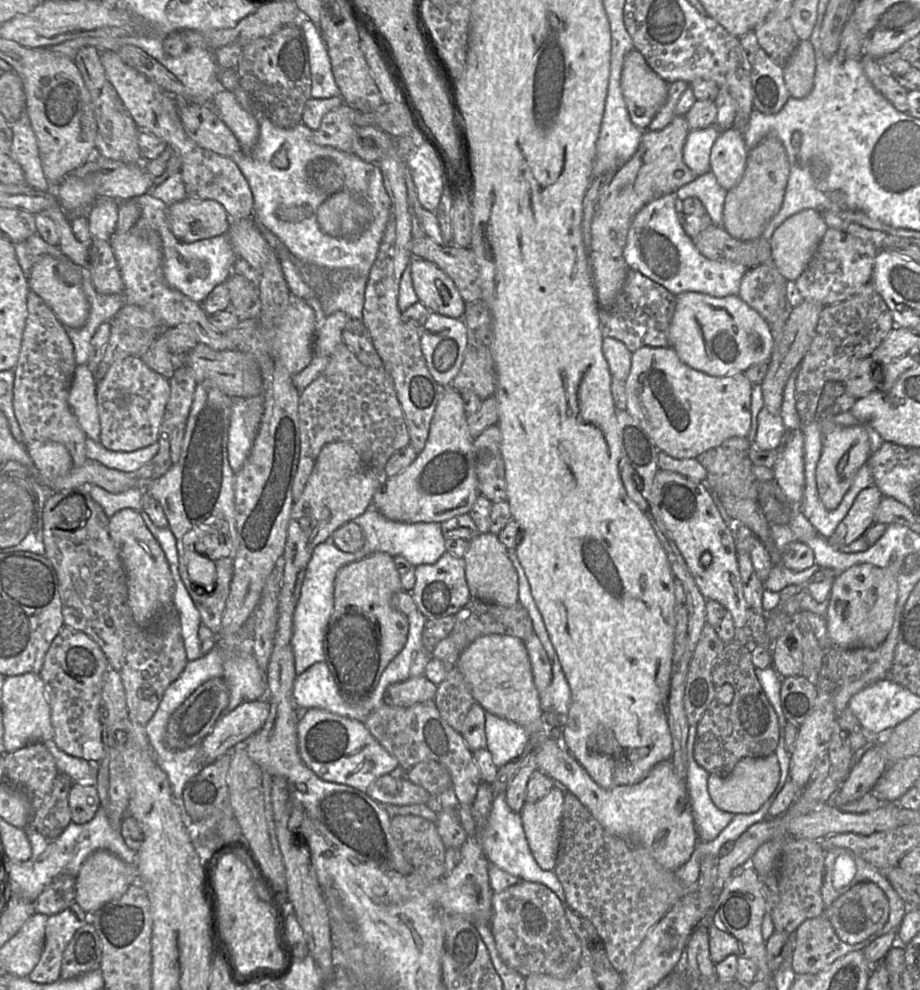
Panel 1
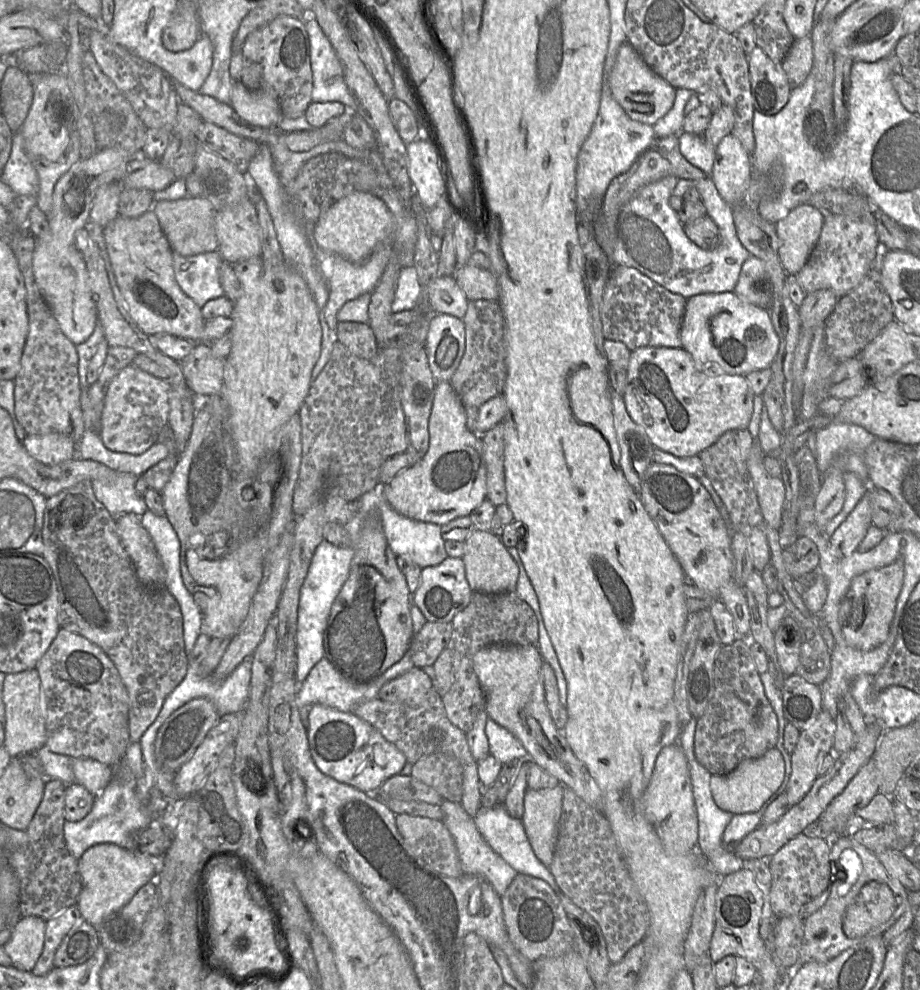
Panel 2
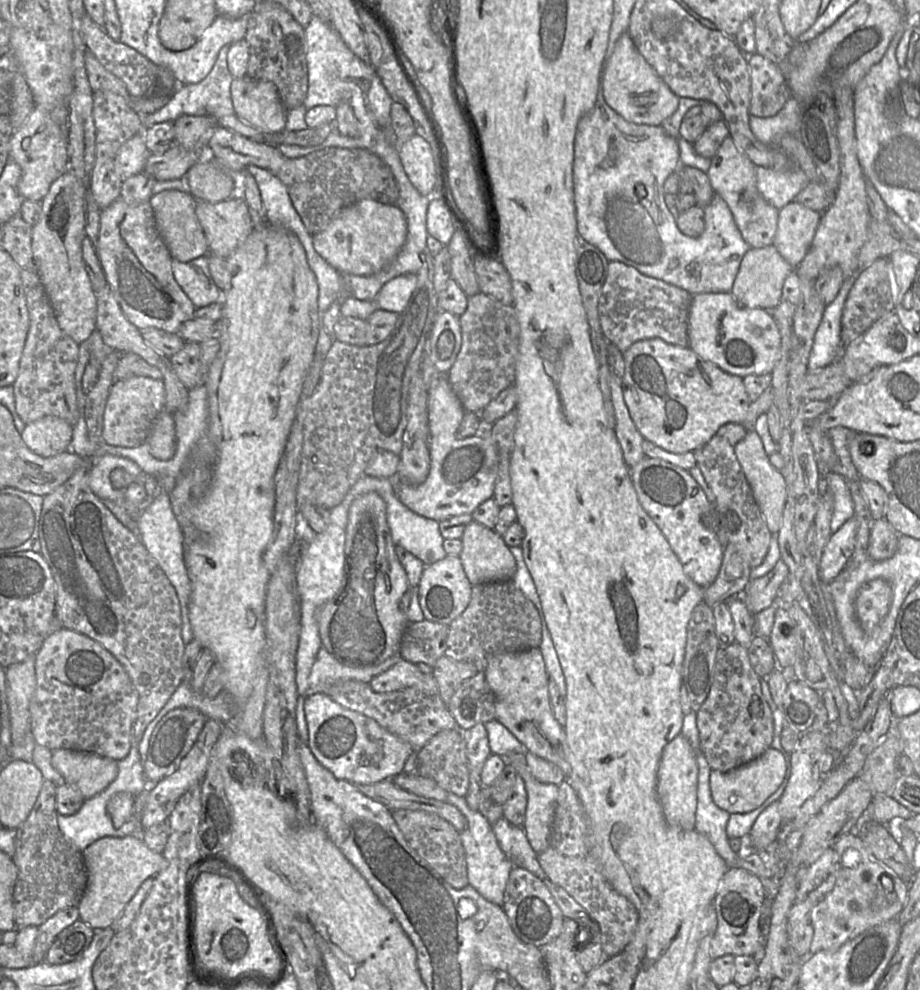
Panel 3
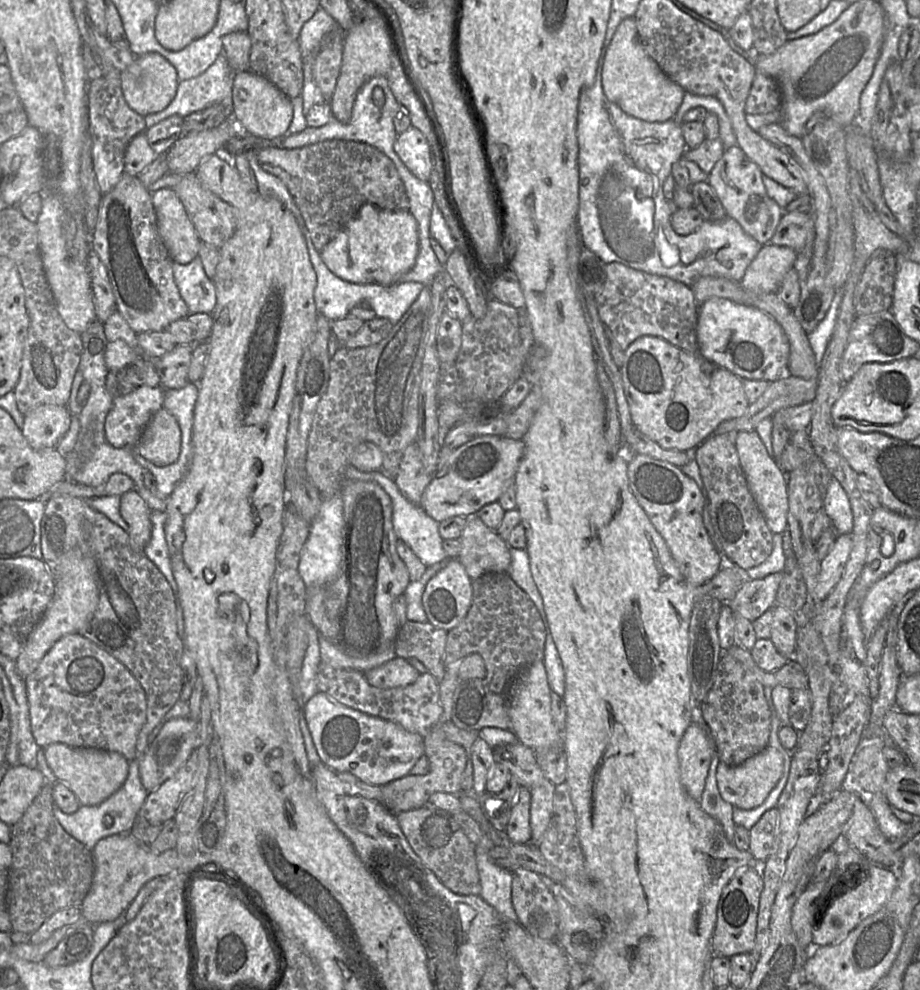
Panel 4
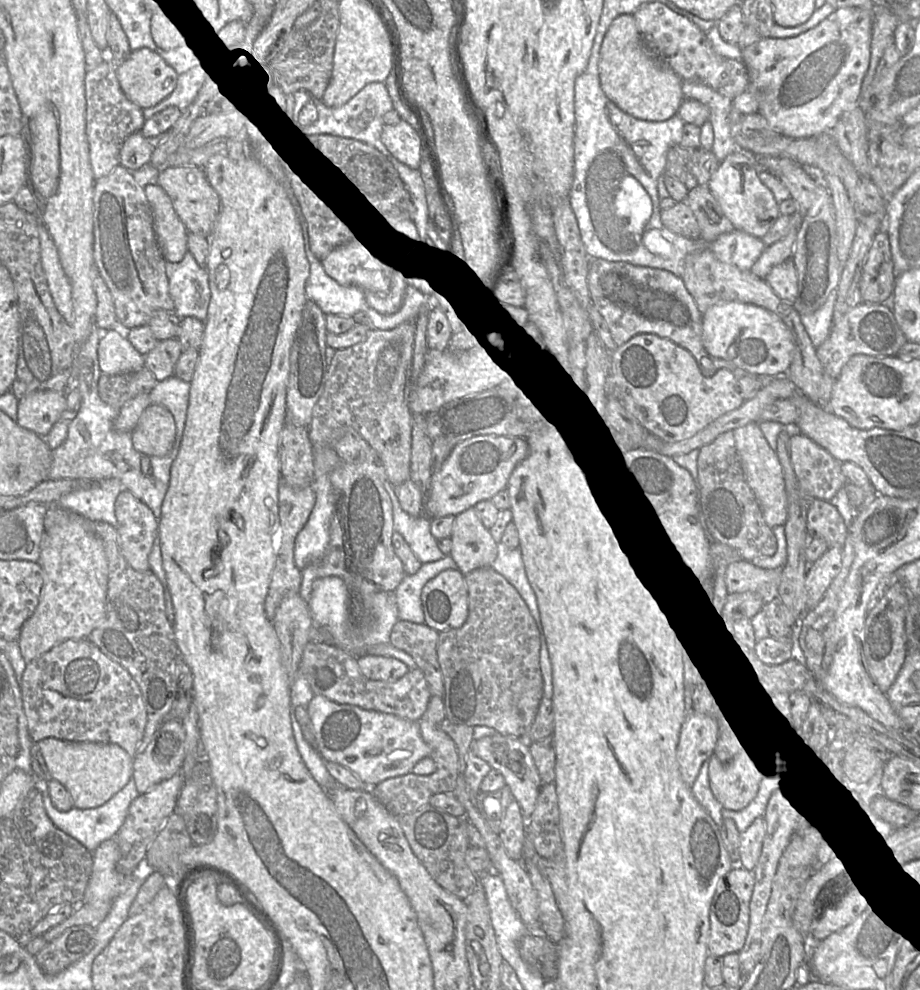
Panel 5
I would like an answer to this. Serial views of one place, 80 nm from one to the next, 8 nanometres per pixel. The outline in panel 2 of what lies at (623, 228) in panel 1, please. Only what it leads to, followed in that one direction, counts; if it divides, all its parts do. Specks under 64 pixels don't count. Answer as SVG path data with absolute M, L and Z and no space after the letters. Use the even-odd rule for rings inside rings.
M672 134L665 137L656 137L652 145L646 149L633 162L631 167L622 174L615 177L609 184L595 222L605 224L617 224L621 208L644 186L658 181L667 176L674 176L677 179L697 181L707 175L699 168L689 163L681 154L679 149L679 135Z

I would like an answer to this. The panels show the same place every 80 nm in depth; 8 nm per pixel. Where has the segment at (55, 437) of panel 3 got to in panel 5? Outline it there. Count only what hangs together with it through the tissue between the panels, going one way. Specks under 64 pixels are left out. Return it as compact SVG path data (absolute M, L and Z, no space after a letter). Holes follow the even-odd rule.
M34 391L18 400L18 424L45 437L66 410L66 392Z

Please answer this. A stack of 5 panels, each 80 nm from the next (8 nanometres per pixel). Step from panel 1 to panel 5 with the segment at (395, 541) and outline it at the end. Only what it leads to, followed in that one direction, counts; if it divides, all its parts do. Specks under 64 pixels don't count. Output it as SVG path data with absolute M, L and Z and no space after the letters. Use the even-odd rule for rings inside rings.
M388 479L384 481L384 487L392 502L394 531L404 537L422 564L443 558L444 553L438 547L437 539L431 533L431 518L425 512L418 517L409 515L401 508L395 486Z

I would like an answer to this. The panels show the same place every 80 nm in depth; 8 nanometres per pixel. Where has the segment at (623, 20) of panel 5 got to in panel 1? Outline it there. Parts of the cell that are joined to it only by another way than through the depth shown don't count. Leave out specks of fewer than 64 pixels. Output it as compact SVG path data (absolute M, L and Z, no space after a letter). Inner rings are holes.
M636 49L625 56L621 73L621 89L632 123L648 130L668 96L668 83L660 78Z

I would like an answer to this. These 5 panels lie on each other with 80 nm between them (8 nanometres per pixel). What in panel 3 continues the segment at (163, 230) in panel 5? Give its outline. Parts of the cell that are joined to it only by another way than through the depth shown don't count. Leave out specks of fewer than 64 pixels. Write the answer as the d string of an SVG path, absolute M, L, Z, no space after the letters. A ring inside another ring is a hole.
M176 189L164 190L153 194L150 204L155 214L160 235L173 259L189 262L210 253L206 236L195 212L197 200L191 194Z

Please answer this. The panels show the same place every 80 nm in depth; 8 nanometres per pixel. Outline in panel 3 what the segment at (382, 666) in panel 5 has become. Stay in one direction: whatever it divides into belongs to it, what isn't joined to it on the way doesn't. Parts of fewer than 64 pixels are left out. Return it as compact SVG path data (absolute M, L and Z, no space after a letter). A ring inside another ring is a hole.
M401 659L390 669L371 679L369 685L377 693L387 693L411 687L424 675L415 664Z

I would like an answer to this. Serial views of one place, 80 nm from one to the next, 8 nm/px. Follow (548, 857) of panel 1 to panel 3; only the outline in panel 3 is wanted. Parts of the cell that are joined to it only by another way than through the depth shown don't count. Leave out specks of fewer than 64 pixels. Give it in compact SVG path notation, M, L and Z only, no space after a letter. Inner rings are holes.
M510 753L503 757L522 777L527 792L527 808L523 829L530 846L541 853L549 845L557 807L558 786L537 781L528 768L526 753Z

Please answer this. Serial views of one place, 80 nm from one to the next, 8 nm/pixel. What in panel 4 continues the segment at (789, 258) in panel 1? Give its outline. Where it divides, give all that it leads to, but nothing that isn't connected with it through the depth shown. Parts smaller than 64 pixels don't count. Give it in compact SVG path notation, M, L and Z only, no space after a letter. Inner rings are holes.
M784 211L769 243L800 252L811 238L814 223L809 213Z

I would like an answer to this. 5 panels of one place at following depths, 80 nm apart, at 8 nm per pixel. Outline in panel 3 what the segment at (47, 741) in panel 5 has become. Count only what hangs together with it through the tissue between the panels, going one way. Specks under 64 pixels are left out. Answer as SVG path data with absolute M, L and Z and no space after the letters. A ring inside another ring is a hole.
M64 748L51 751L53 767L85 799L102 792L118 774L118 761L113 759Z

